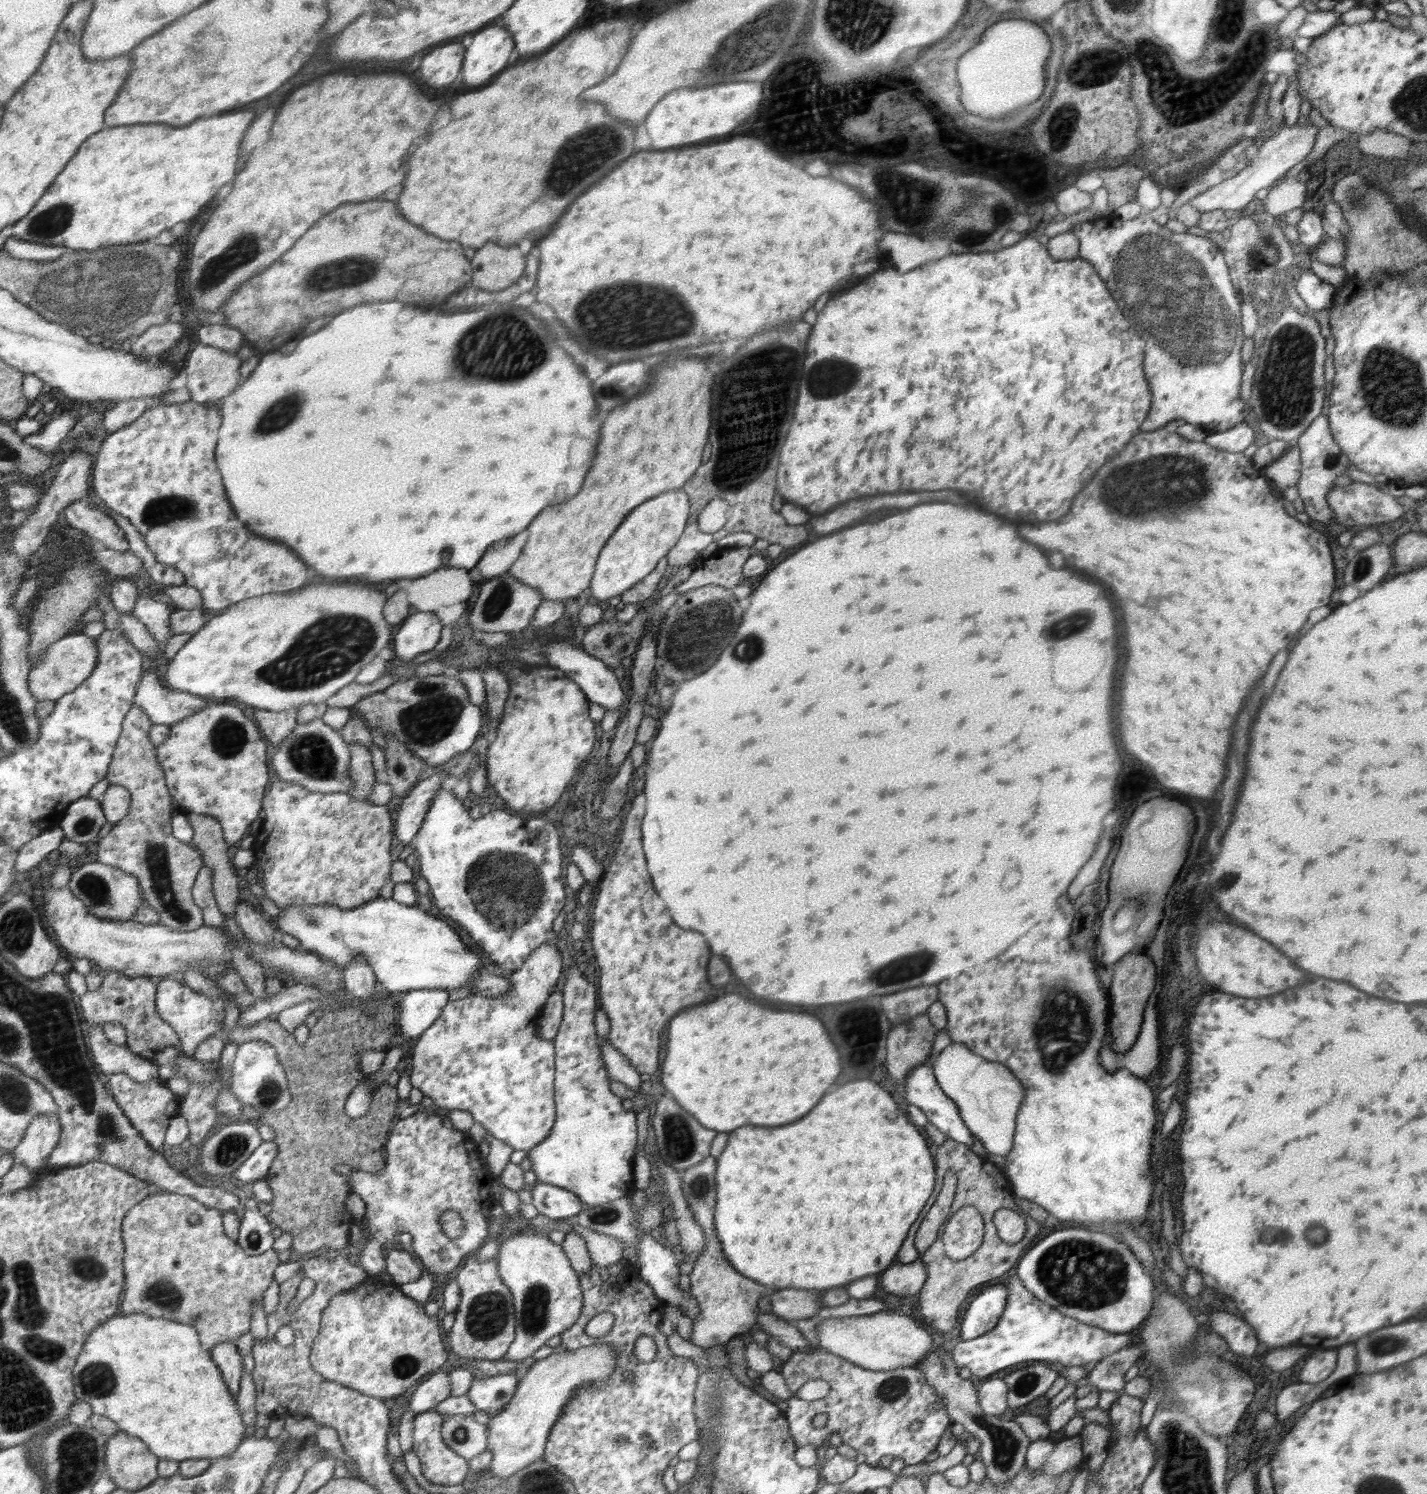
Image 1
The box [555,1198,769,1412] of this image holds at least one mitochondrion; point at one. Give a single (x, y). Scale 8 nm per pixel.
(609, 1216)

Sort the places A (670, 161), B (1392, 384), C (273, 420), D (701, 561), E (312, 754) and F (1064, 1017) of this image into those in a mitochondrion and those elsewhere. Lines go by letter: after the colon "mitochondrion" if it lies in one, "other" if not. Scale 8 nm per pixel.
A: other
B: mitochondrion
C: mitochondrion
D: other
E: mitochondrion
F: mitochondrion

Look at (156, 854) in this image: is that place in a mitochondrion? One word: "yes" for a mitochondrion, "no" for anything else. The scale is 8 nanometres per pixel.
yes

